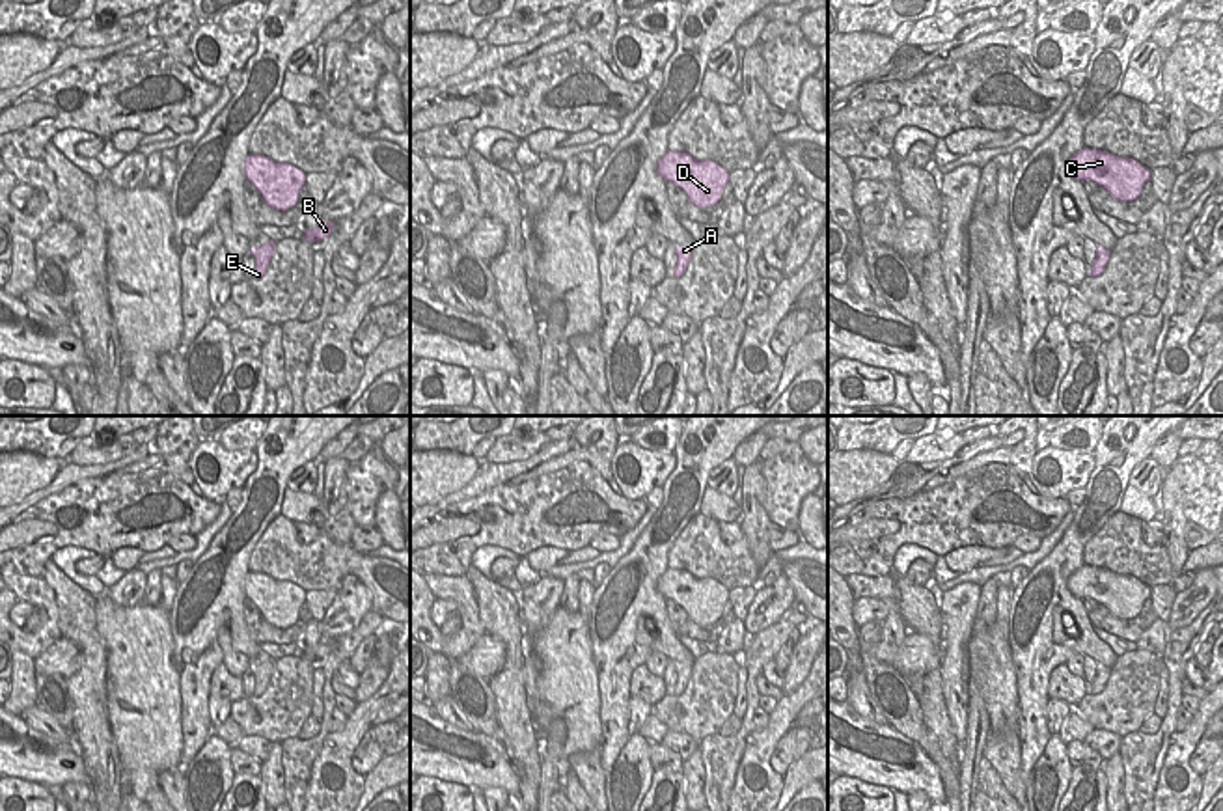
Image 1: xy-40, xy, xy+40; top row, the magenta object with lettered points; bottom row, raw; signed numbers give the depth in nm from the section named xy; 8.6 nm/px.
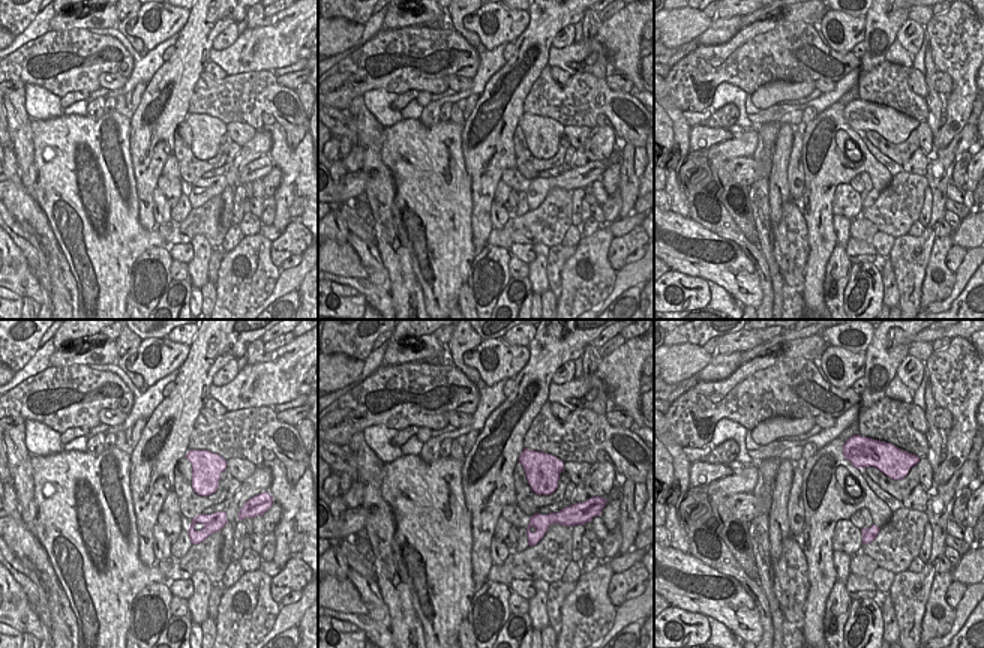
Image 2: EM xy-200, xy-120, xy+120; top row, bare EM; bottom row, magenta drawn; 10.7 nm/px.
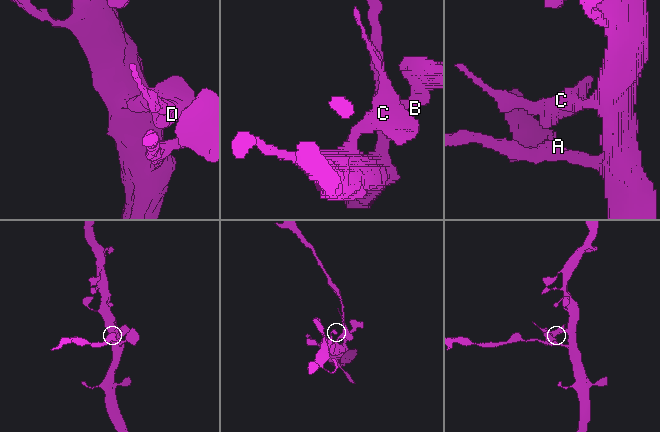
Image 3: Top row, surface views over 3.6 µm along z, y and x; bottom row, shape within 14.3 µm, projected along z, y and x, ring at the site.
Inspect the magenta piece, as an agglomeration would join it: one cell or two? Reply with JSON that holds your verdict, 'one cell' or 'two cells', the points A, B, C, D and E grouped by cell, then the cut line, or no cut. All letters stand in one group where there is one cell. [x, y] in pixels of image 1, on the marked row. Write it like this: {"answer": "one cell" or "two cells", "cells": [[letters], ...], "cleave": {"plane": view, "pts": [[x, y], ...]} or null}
{"answer": "two cells", "cells": [["A", "B", "E"], ["C", "D"]], "cleave": {"plane": "xy+40", "pts": [[1095, 265], [1093, 276]]}}

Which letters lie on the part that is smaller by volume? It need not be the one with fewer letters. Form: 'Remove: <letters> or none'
Remove: A, B, E

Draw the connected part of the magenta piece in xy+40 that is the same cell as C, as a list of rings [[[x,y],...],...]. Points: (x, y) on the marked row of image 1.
[[[1091,147],[1070,157],[1066,170],[1076,181],[1092,181],[1104,186],[1119,201],[1137,199],[1143,185],[1150,181],[1150,170],[1137,160]]]

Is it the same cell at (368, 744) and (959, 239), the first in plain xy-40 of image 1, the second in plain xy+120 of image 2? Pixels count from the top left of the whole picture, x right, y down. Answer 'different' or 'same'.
different

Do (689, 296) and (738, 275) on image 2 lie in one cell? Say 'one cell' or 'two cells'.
two cells

